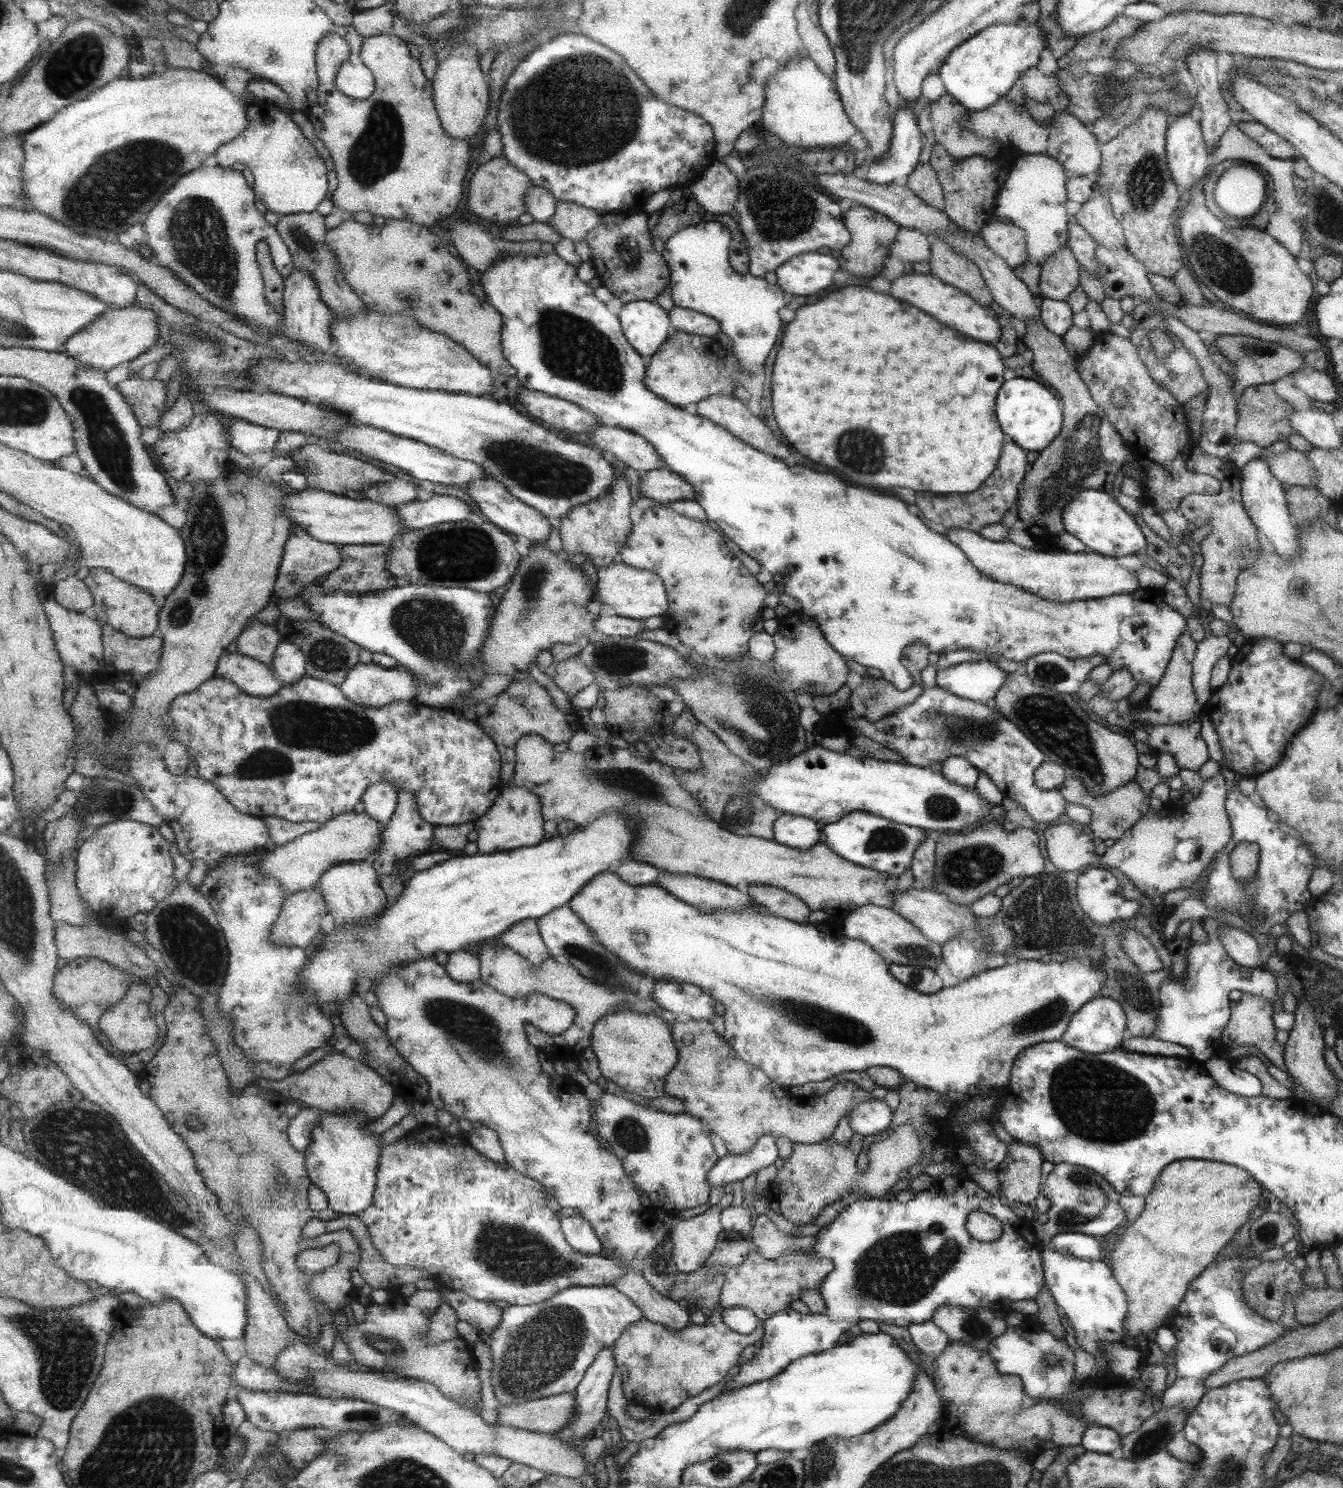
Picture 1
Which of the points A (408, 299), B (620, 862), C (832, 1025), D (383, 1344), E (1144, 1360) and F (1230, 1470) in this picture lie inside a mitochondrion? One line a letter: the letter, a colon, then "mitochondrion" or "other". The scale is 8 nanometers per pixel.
A: mitochondrion
B: other
C: mitochondrion
D: mitochondrion
E: other
F: mitochondrion

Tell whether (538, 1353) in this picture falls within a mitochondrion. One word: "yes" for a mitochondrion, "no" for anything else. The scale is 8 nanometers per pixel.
yes

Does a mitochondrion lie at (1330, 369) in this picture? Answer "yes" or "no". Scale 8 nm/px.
no

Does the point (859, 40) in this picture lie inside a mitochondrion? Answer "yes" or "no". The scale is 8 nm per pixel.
yes

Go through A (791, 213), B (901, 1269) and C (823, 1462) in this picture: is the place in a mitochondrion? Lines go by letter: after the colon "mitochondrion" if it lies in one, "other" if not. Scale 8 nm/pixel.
A: mitochondrion
B: mitochondrion
C: mitochondrion

